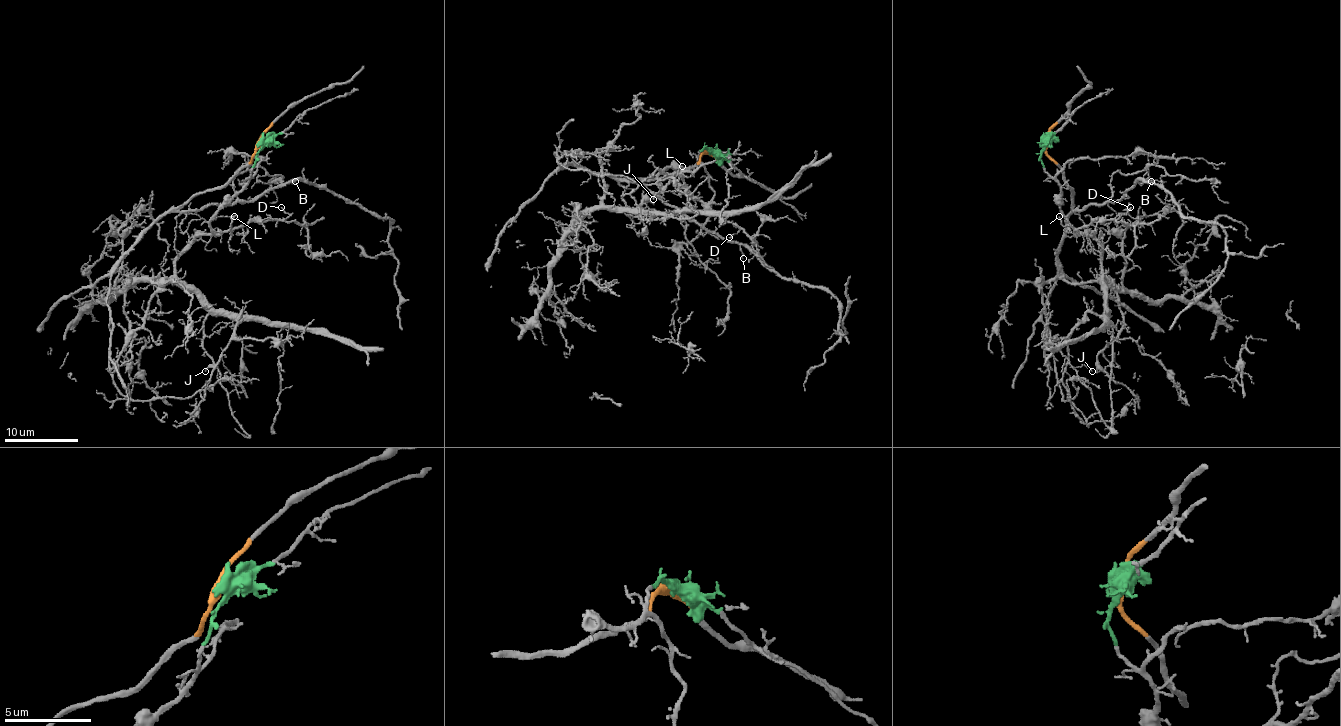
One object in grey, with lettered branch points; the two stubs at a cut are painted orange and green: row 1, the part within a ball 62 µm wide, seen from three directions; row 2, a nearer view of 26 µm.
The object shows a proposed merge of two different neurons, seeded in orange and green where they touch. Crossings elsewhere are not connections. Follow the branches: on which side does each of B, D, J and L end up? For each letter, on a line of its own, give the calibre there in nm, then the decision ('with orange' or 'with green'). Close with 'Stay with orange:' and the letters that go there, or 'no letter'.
B: calibre 110 nm; with orange
D: calibre 130 nm; with green
J: calibre 100 nm; with green
L: calibre 100 nm; with green
Stay with orange: B

